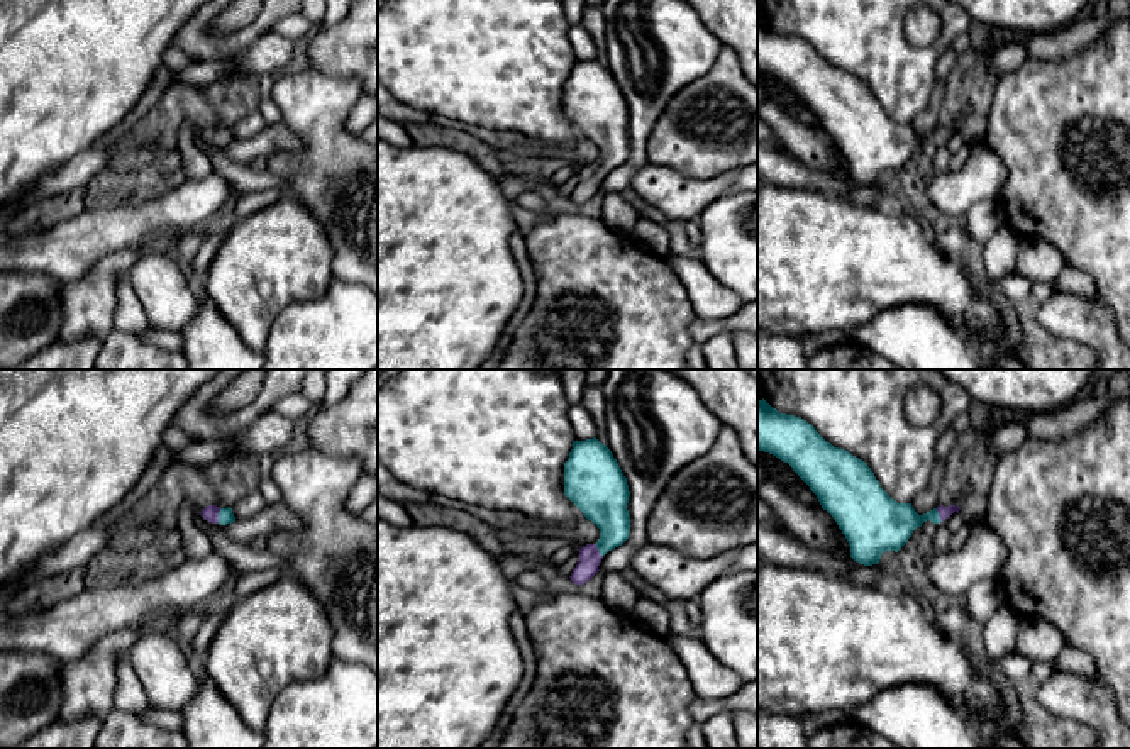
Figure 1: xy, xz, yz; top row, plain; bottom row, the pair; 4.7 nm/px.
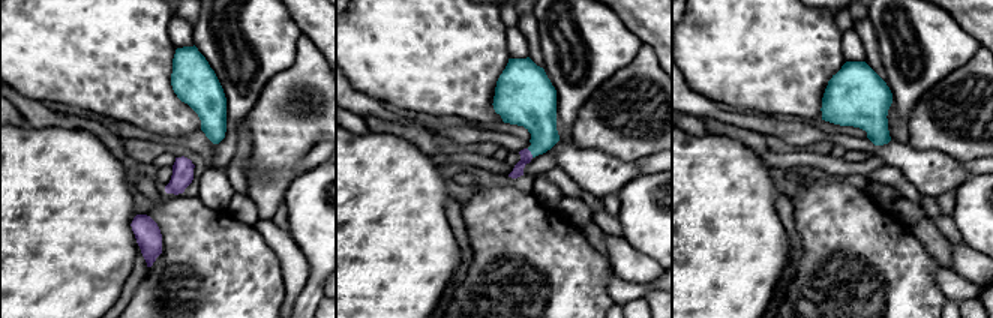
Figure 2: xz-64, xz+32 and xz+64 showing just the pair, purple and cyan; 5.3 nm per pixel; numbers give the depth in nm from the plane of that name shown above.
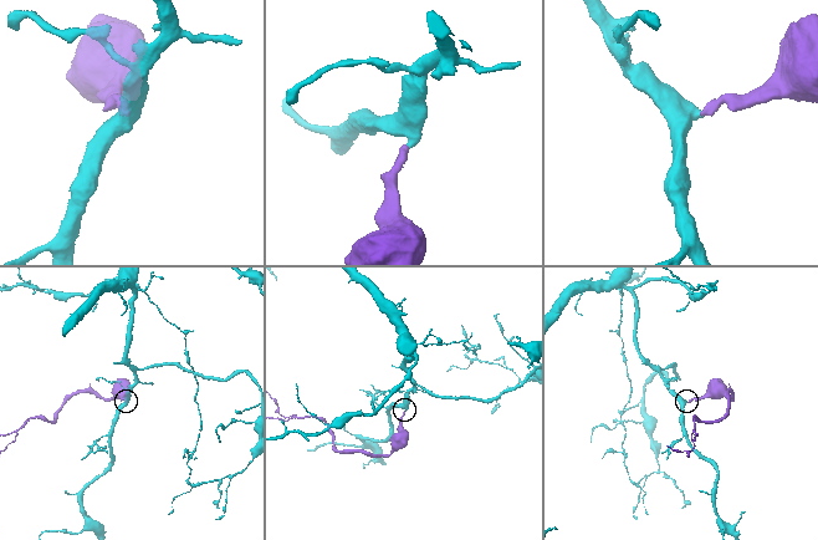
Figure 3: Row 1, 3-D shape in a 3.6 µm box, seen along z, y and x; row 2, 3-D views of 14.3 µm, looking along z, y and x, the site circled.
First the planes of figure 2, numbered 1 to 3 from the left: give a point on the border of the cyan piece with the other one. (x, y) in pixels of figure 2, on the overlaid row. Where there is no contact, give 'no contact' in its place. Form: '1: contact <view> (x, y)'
1: no contact
2: contact xz+32 (530, 153)
3: no contact

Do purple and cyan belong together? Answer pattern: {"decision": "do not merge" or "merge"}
{"decision": "merge"}

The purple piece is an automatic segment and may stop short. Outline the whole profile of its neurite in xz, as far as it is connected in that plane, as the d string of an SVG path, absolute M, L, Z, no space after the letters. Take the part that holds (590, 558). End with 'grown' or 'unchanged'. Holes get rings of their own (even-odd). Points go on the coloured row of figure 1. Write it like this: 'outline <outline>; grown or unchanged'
outline M596 437L573 441L564 463L564 495L600 529L598 542L579 549L569 576L581 586L600 571L603 556L622 546L630 534L627 478L612 451Z; grown

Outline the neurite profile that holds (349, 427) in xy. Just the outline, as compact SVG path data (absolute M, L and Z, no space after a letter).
M364 369L344 400L320 405L307 420L310 447L357 458L363 474L378 473L378 369Z

